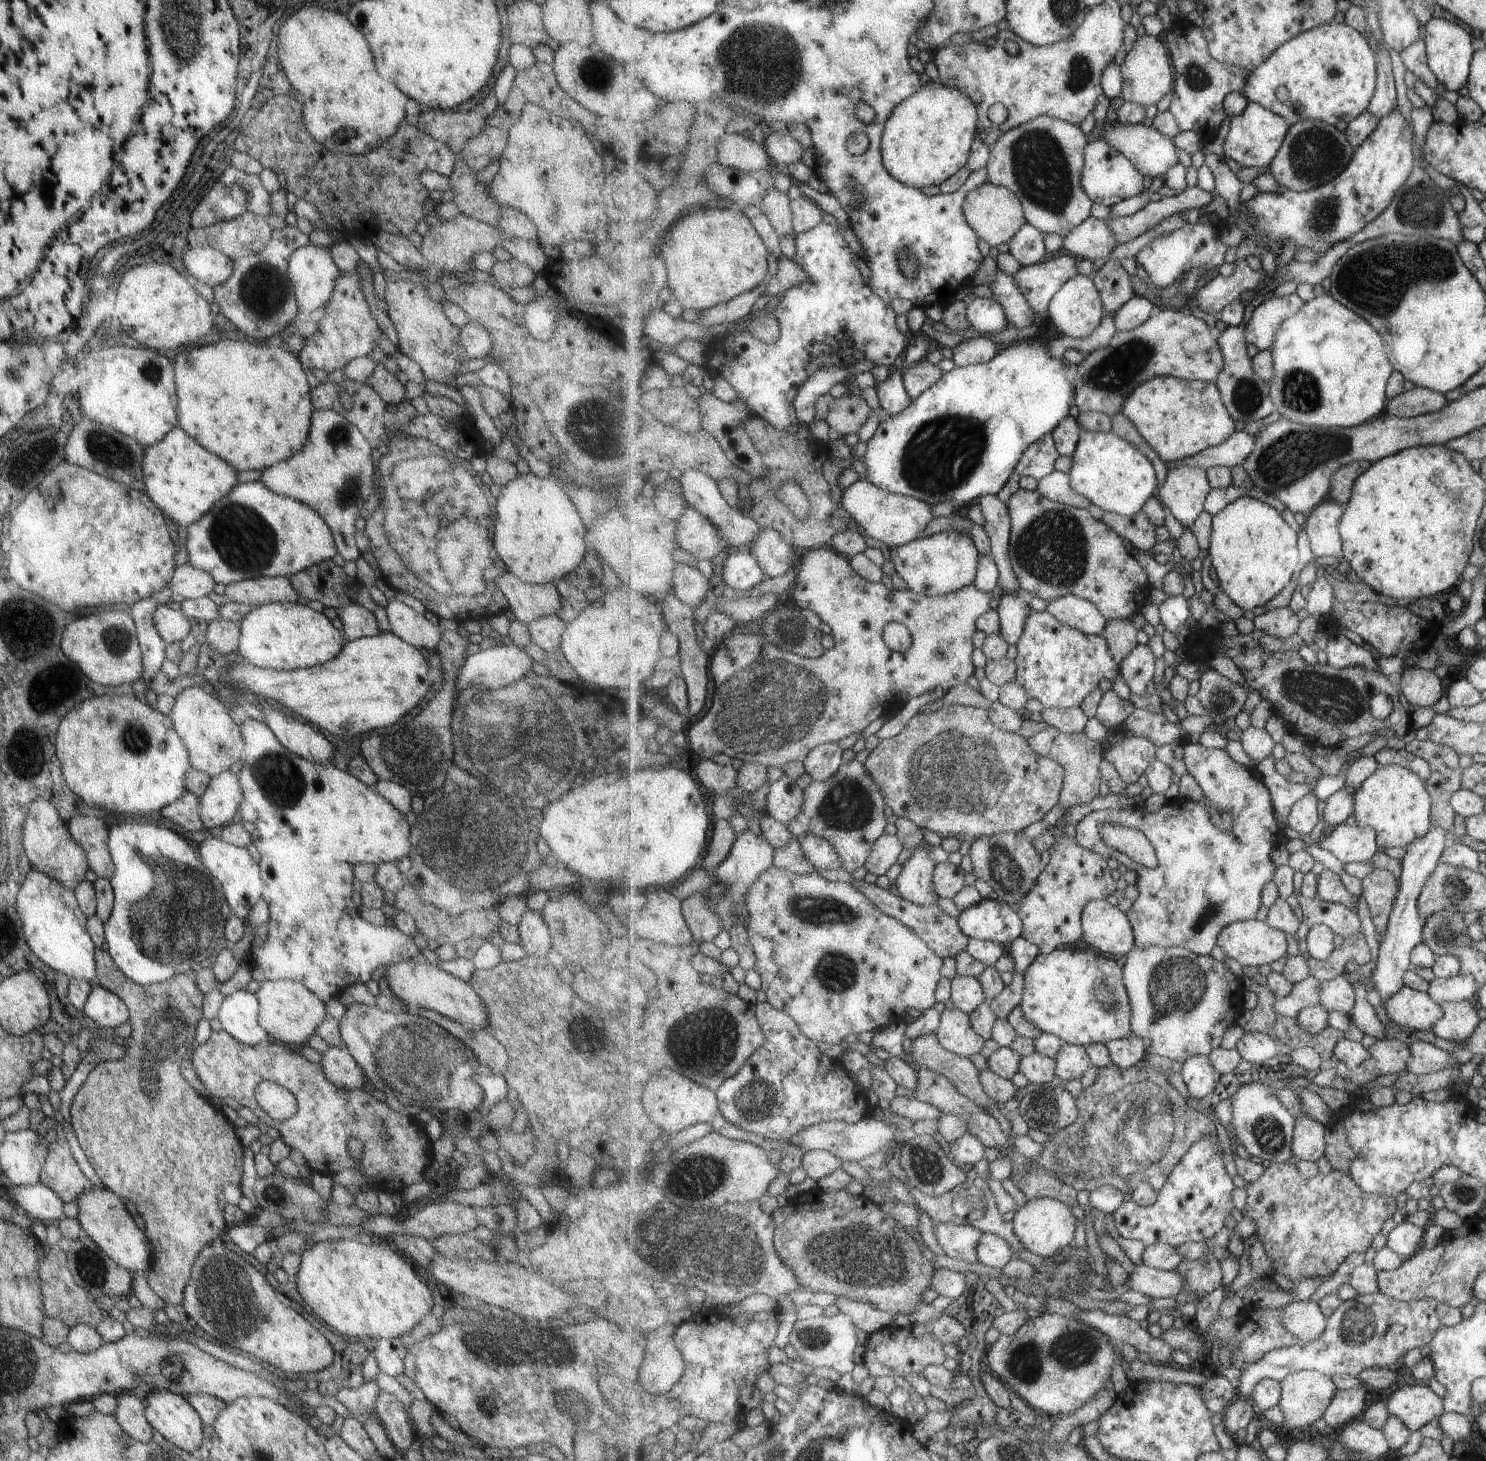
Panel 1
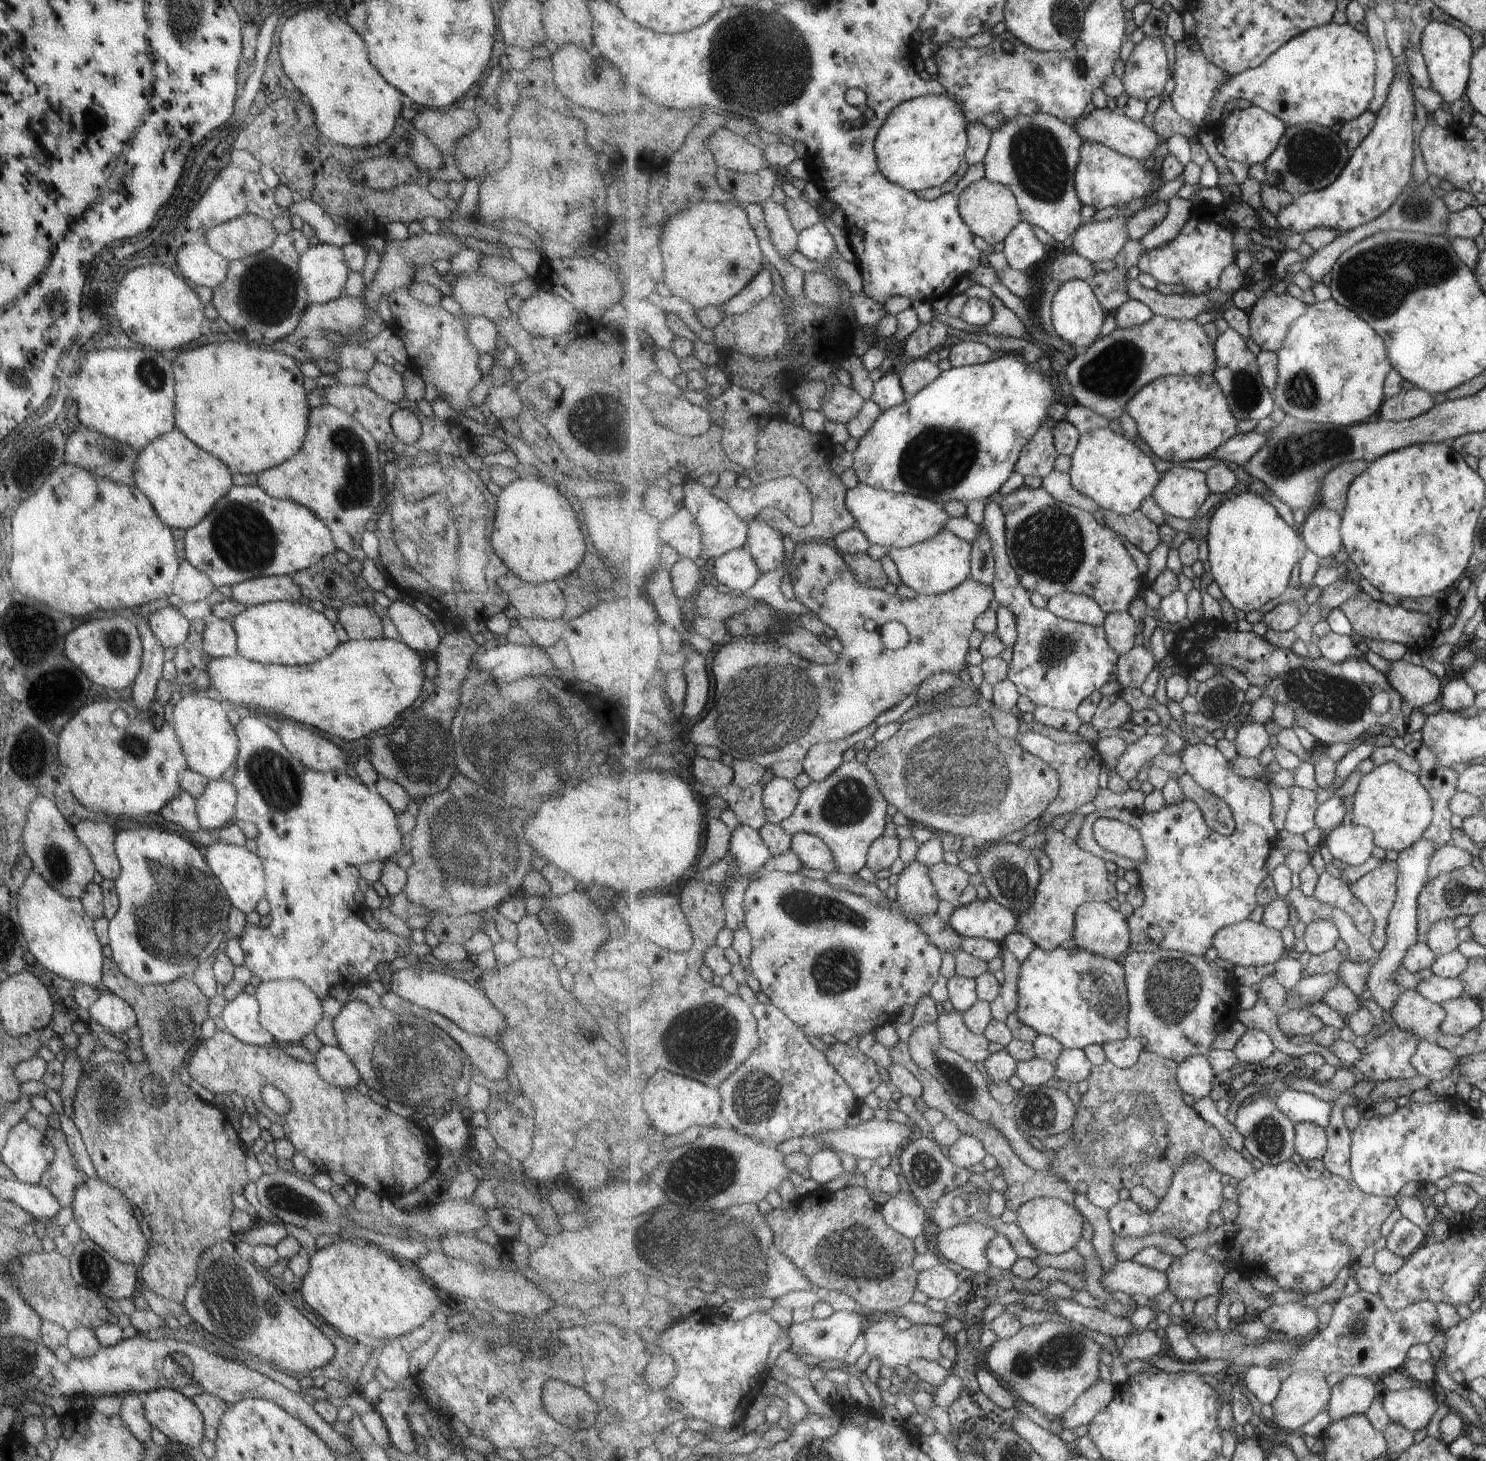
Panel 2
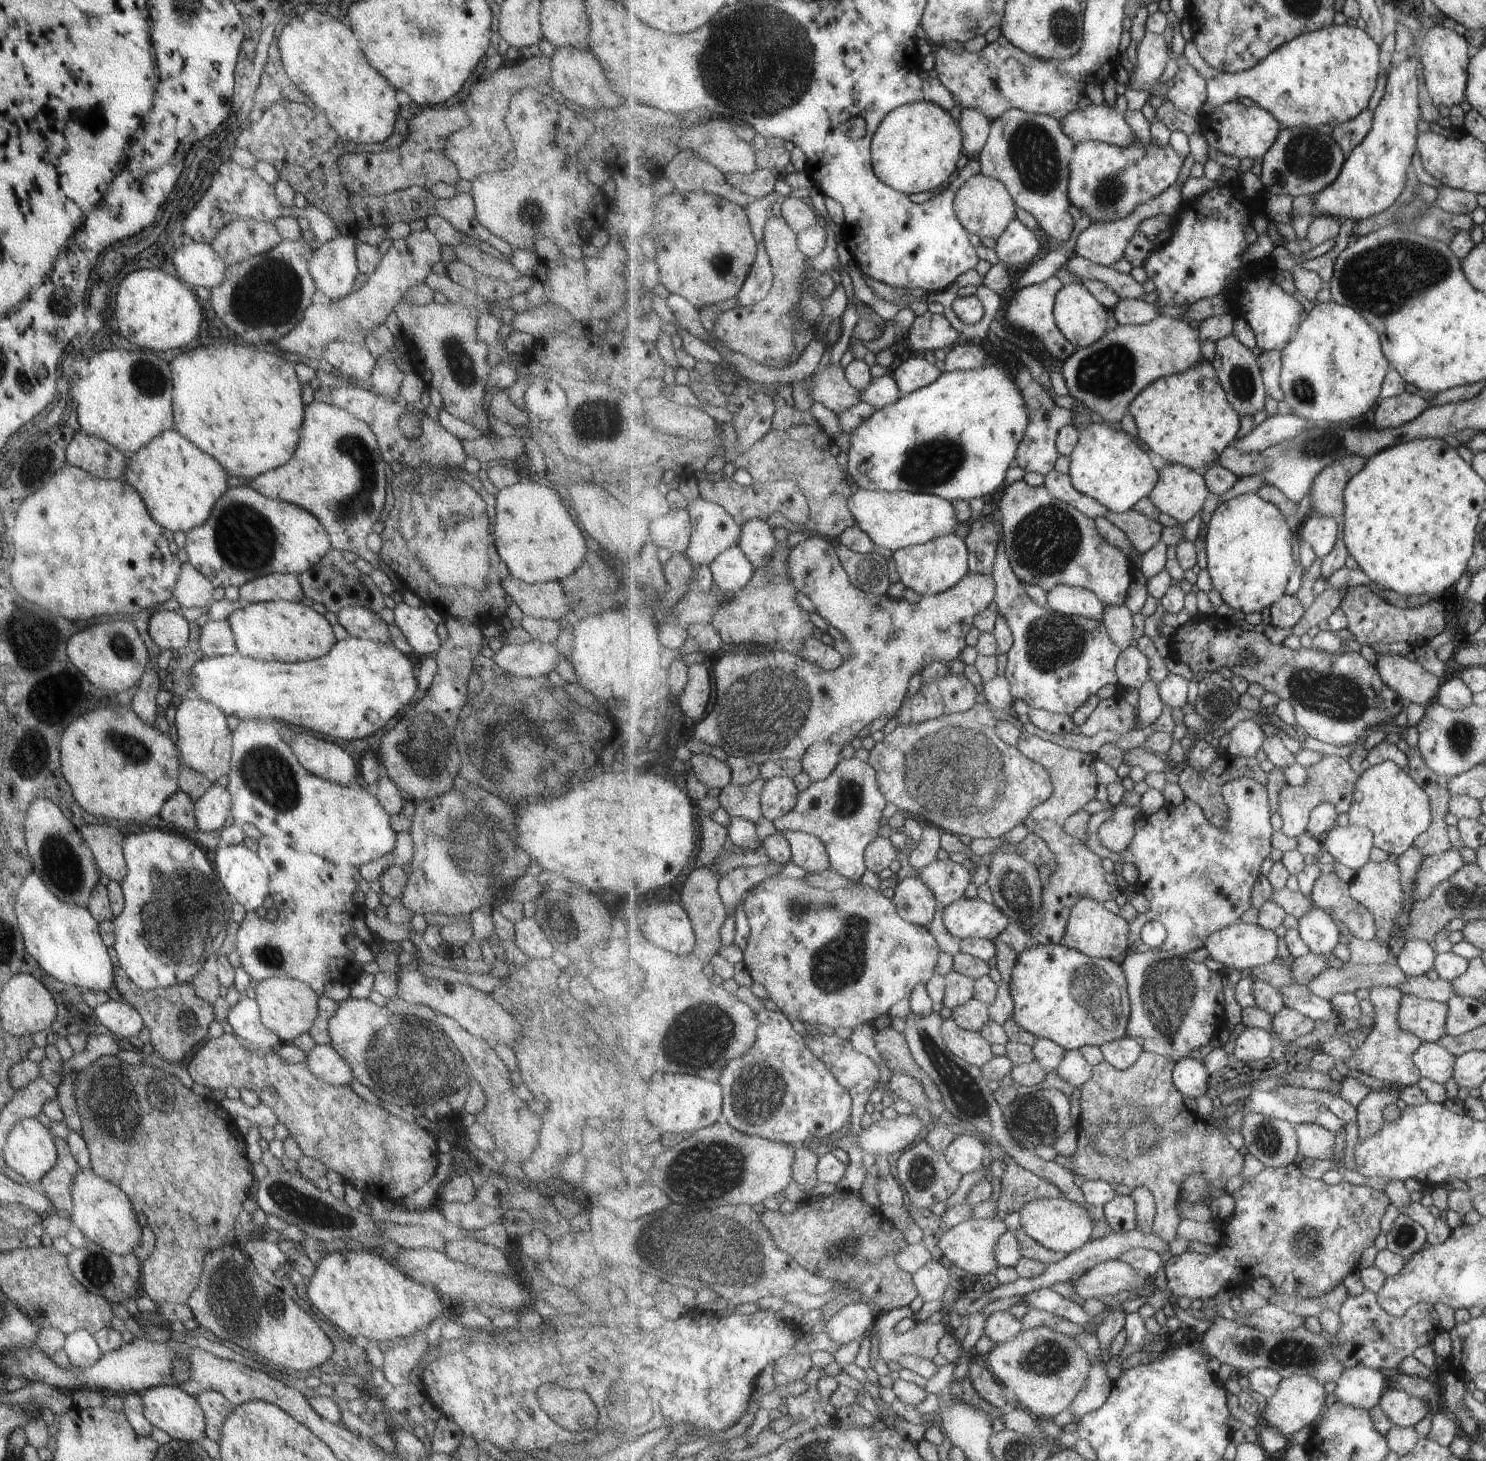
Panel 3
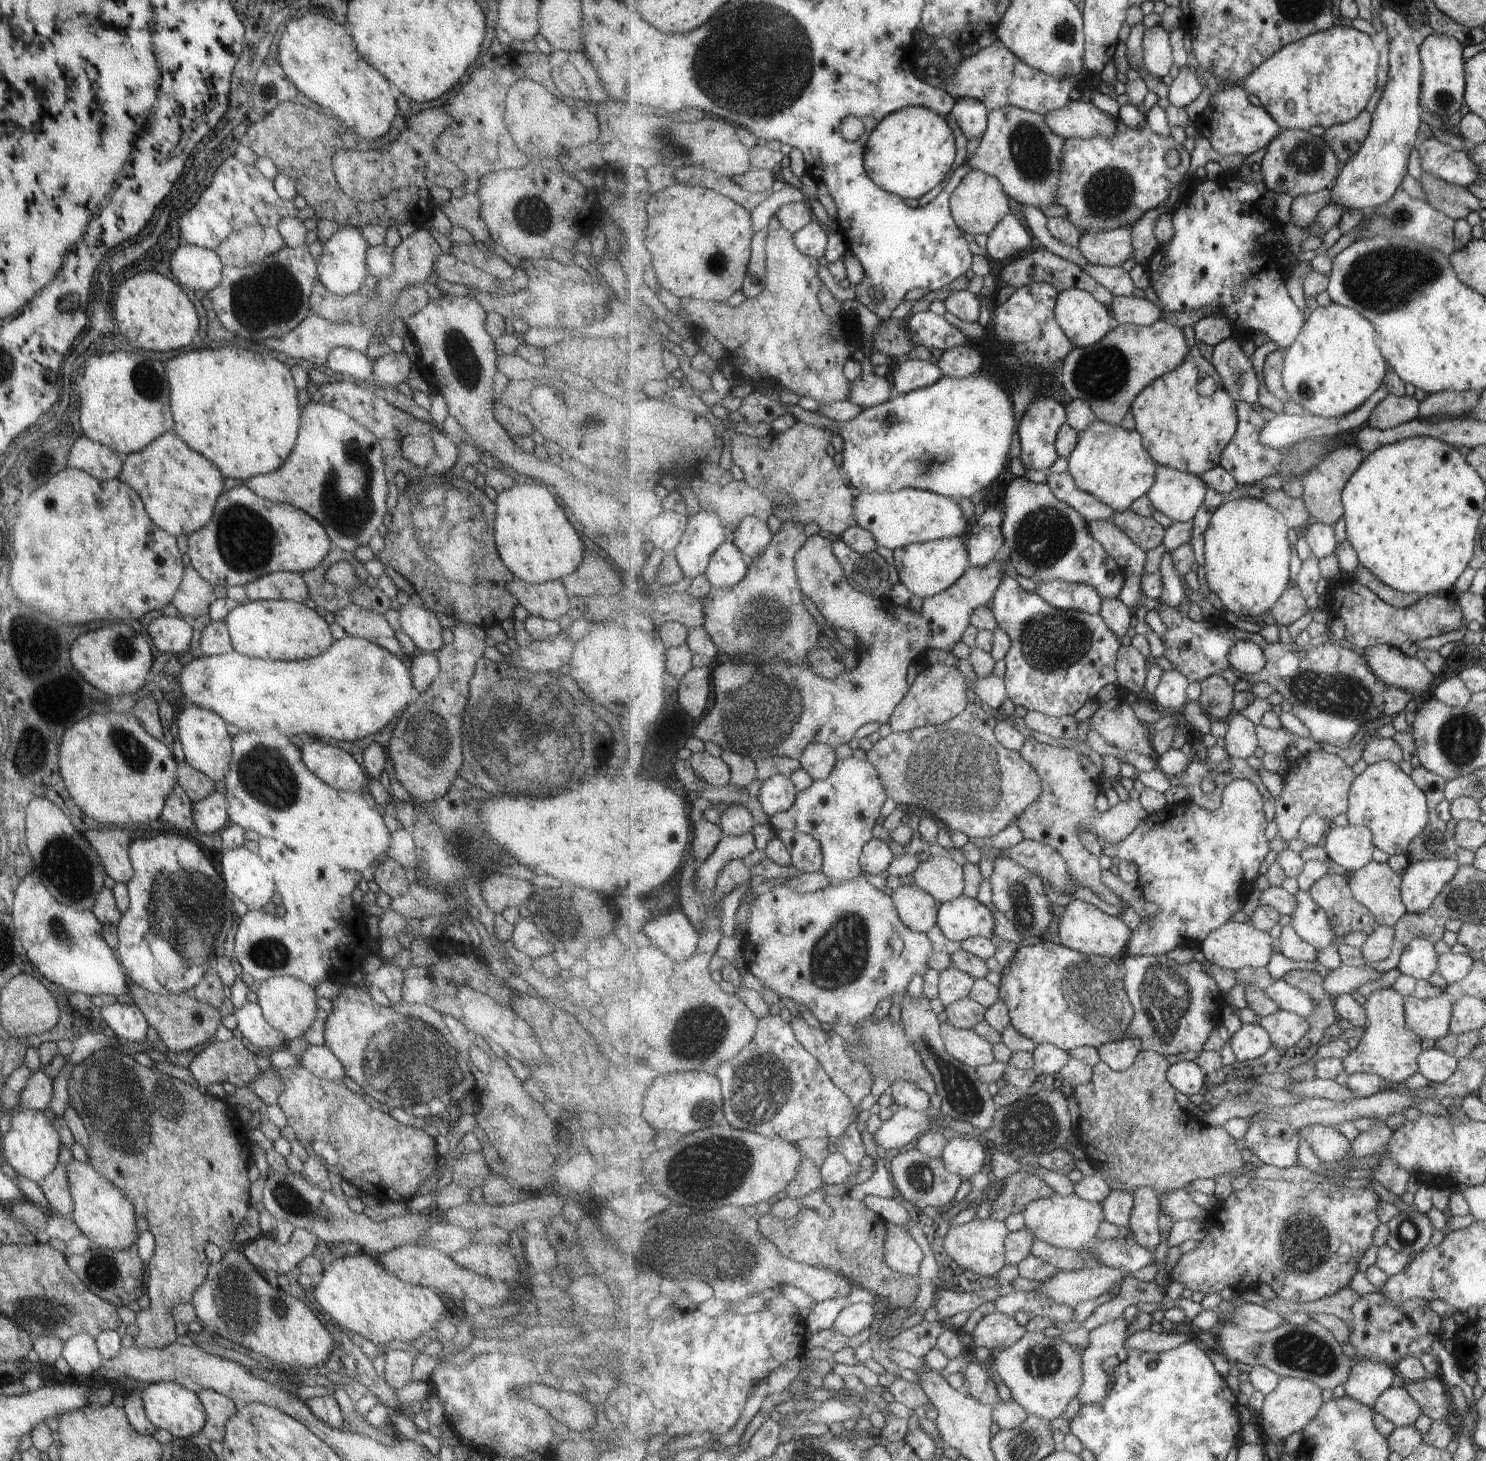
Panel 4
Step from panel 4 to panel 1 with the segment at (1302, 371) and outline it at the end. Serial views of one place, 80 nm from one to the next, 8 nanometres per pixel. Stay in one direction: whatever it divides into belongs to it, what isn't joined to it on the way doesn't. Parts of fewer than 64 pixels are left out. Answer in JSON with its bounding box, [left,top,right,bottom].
[1269,294,1395,427]

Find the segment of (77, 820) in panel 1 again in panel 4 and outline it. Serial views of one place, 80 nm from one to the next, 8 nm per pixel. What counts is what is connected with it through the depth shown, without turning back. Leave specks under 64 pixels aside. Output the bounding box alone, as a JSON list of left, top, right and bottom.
[81,828,132,883]

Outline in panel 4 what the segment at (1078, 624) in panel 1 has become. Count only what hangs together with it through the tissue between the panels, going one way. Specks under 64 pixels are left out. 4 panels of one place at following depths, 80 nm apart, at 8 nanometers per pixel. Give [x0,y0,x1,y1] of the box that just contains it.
[1036,580,1104,614]

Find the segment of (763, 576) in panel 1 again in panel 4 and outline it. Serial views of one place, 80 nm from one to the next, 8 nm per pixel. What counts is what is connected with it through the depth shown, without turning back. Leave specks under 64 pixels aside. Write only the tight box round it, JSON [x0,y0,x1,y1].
[706,540,749,588]

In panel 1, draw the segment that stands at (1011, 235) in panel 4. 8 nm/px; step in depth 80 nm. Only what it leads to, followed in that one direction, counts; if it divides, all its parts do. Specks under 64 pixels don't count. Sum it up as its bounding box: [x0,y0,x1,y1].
[1008,223,1047,267]

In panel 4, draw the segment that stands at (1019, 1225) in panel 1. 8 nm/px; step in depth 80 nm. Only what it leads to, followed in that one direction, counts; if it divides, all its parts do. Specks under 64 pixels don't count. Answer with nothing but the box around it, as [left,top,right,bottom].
[1023,1194,1106,1251]

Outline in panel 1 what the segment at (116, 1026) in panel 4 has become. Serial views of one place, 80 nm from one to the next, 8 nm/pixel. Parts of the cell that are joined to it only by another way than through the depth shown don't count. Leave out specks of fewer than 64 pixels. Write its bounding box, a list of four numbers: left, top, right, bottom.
[82,985,128,1032]

